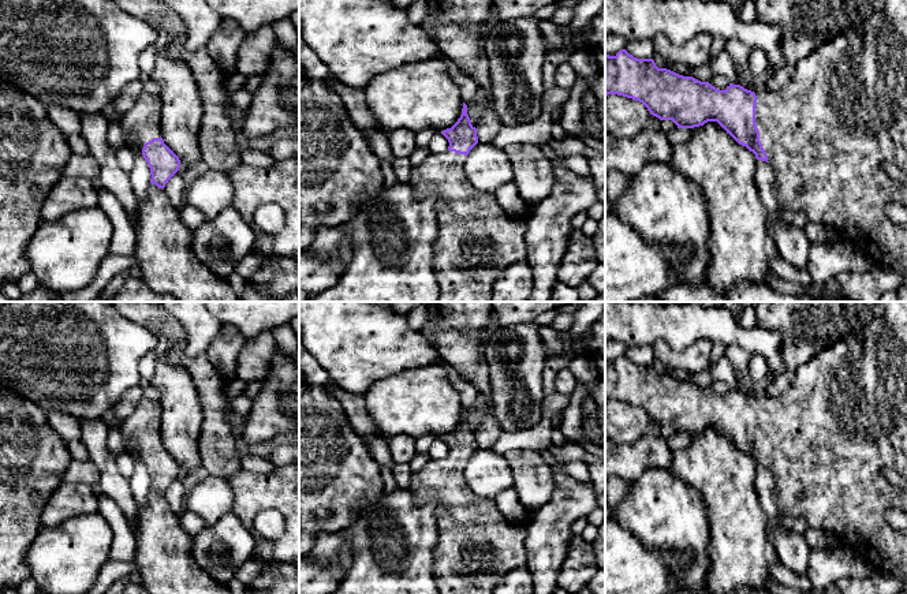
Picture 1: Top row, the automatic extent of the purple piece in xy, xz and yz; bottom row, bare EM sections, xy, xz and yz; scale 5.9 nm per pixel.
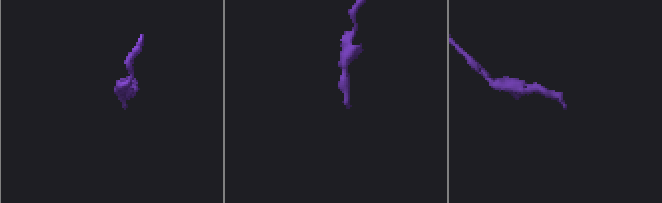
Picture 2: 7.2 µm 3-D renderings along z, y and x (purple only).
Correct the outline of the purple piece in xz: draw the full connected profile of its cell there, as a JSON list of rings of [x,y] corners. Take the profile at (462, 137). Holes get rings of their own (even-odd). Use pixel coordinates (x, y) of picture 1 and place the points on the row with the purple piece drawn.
[[[463,102],[463,109],[462,115],[458,119],[458,122],[441,134],[448,139],[449,146],[444,153],[430,153],[425,161],[417,167],[413,168],[411,176],[408,183],[415,188],[415,193],[418,197],[426,197],[429,194],[436,195],[436,216],[437,216],[437,239],[434,242],[434,276],[440,284],[440,296],[437,302],[490,302],[492,300],[492,294],[493,294],[493,285],[496,280],[499,279],[500,273],[512,264],[516,264],[518,261],[527,259],[527,246],[525,243],[525,234],[527,229],[527,218],[533,210],[533,206],[530,206],[530,212],[526,216],[508,216],[501,206],[499,205],[496,195],[479,191],[474,188],[467,178],[464,176],[464,164],[467,160],[467,154],[470,150],[478,143],[478,137],[477,137],[477,128],[471,124],[471,120],[467,115],[467,105]]]

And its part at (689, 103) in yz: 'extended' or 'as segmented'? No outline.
extended

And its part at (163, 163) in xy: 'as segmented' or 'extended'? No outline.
extended

